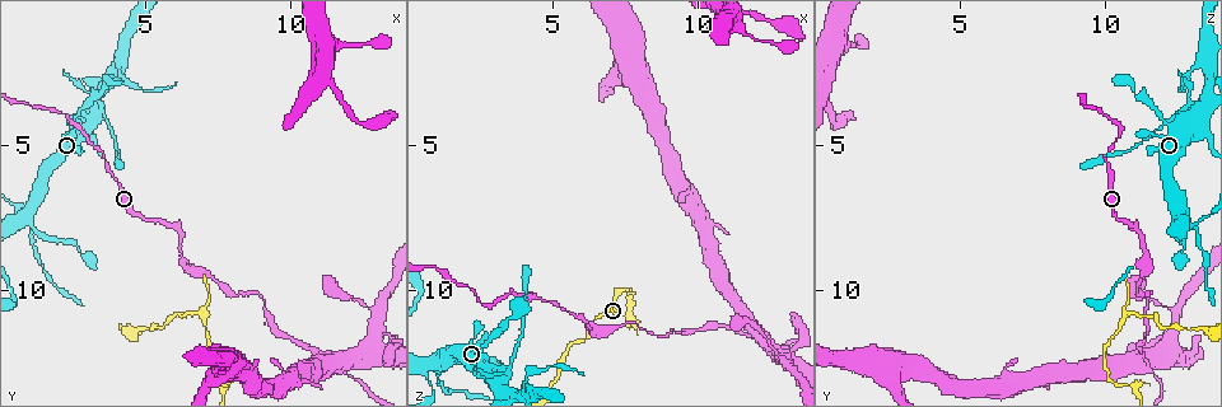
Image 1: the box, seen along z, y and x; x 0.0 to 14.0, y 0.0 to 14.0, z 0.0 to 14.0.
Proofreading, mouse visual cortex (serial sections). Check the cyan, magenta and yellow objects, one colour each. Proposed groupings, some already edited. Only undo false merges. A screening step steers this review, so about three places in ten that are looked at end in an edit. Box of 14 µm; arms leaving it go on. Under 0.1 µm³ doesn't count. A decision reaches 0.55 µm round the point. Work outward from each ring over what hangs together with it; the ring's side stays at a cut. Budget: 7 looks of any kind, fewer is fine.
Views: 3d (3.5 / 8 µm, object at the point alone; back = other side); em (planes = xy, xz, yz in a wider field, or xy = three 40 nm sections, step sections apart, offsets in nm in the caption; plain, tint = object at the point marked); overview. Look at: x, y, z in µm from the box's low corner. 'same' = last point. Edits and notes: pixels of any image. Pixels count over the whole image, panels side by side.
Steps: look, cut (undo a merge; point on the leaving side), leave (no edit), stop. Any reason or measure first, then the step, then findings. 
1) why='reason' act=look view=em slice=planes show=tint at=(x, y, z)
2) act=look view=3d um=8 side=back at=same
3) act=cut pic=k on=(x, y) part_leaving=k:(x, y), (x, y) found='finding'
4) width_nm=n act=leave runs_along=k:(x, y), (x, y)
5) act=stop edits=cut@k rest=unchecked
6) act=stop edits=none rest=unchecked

why='abrupt turn' act=look view=3d um=3.5 at=(8.8, 10.1, 11.6)

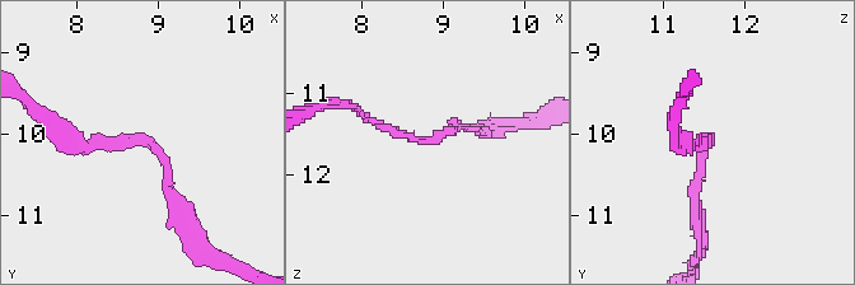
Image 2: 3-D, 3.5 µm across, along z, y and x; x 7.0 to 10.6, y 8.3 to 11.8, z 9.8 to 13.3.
arm_widths_nm=100,100 why='shape alone is not enough' act=look view=em slice=xy step=5 show=plain at=(8.80, 10.10, 11.60)

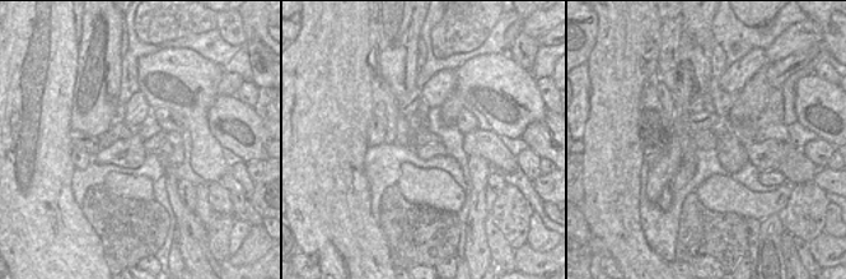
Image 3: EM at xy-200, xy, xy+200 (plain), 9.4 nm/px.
act=look view=em slice=xy step=5 show=tint at=same

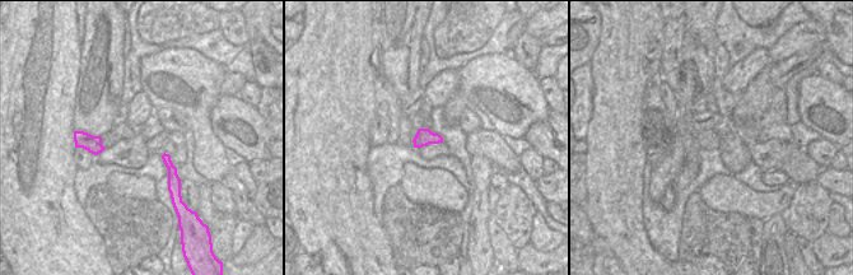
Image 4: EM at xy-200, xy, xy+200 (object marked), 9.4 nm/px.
act=leave runs_along=2:(354, 108), (416, 140), (459, 124) found='continuous, no second cell'

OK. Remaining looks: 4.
why='small branch off a trunk' act=look view=3d um=8 at=(11.6, 12.3, 11.0)

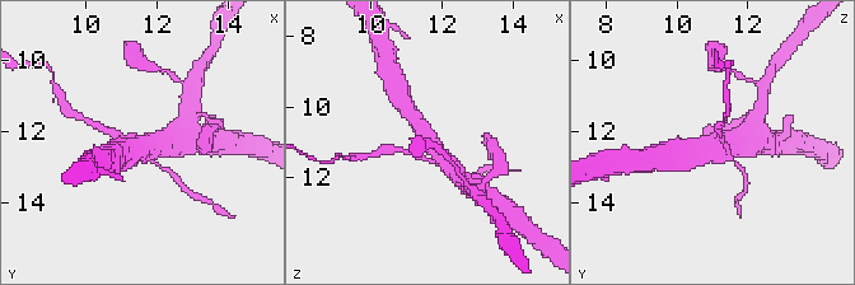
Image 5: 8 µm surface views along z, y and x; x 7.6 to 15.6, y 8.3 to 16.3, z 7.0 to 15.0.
why='zoom in' act=look view=3d um=3.5 at=(11.6, 12.3, 11.0)

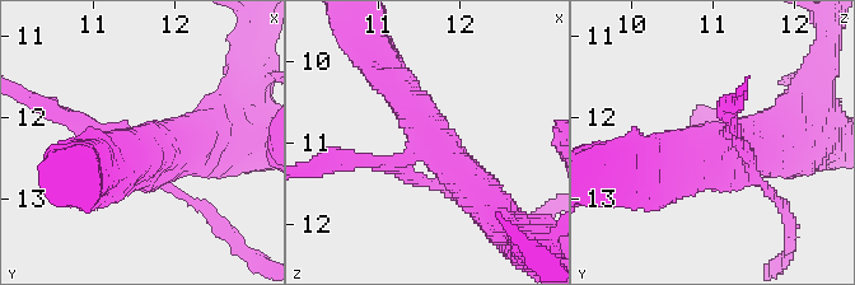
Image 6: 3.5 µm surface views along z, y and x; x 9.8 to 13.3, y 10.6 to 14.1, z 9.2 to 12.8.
act=look view=em slice=xy step=1 show=tint at=(11.60, 12.35, 11.00)

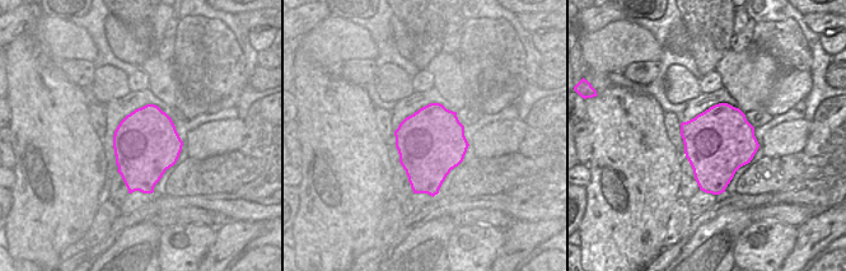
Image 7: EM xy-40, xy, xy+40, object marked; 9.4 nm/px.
width_nm=650 act=cut pic=6 on=(449, 152) part_leaving=6:(356, 160), (379, 167), (426, 144), (415, 111) found='two cells meet here'

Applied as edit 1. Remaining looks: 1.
act=stop edits=cut@6 rest=unchecked

